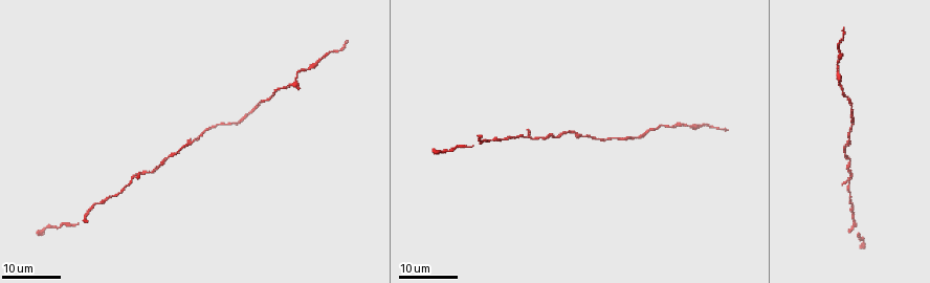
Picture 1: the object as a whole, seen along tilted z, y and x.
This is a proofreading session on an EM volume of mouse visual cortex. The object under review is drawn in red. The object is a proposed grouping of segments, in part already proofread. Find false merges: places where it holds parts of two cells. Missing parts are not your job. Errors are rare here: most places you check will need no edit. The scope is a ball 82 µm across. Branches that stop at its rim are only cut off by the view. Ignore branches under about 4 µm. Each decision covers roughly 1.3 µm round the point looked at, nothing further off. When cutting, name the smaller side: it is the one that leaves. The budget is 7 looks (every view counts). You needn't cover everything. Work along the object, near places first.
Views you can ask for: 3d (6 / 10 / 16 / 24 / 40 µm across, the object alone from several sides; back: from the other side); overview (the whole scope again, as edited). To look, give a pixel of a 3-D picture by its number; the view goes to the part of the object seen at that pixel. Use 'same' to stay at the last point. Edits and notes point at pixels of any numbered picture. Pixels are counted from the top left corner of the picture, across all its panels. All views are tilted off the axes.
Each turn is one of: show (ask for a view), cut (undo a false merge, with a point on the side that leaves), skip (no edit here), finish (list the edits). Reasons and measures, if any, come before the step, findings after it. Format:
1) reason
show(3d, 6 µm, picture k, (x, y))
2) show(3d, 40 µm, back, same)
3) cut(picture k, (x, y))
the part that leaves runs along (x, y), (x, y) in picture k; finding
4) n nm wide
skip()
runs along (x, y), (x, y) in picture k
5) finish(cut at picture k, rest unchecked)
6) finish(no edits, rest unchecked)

a narrow waist
show(3d, 16 µm, picture 1, (166, 159))

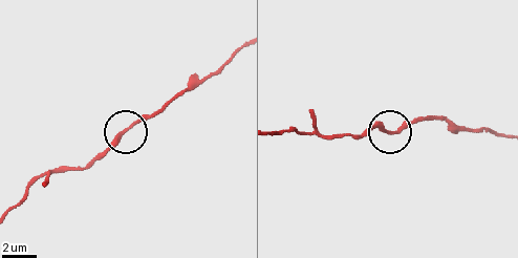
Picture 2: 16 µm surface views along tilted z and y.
show(3d, 6 µm, picture 2, (129, 128))

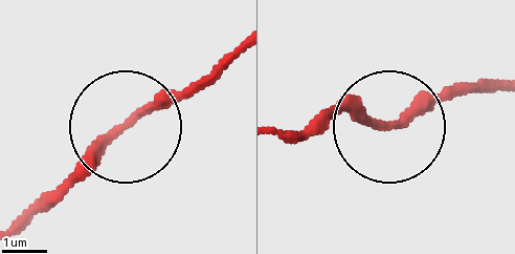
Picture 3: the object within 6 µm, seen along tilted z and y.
skip()
runs along (239, 41), (124, 123), (49, 197) in picture 3; one cell here

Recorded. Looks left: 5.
calibre changes
show(3d, 24 µm, picture 1, (75, 226))

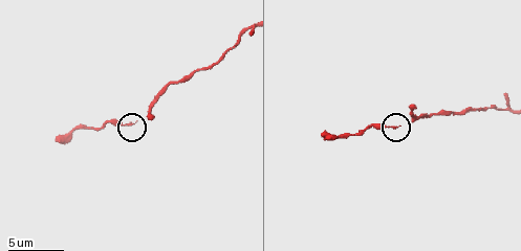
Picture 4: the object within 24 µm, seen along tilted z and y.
show(3d, 10 µm, picture 4, (130, 125))

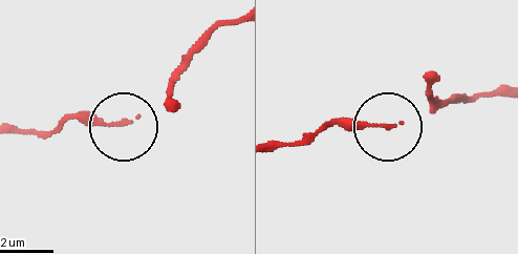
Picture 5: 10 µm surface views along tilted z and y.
skip()
runs along (235, 20), (215, 29), (171, 90), (124, 125), (59, 120) in picture 5; all the same cell

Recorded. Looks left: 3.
thin neck
show(3d, 6 µm, picture 4, (432, 116))

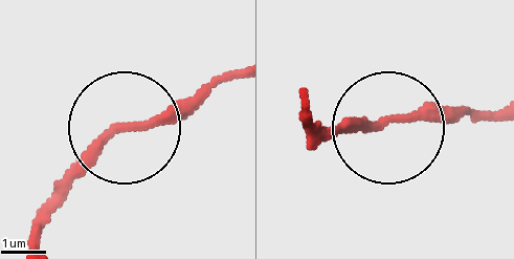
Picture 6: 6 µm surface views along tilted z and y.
skip()
runs along (503, 115), (427, 111), (314, 135) in picture 6; continuous, no second cell

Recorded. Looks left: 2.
finish(no edits, rest unchecked)

